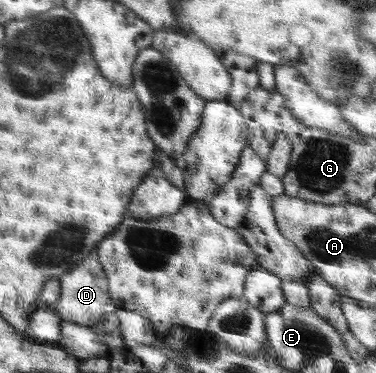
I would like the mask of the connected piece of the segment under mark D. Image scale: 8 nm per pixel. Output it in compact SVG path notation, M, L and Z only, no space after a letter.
M95 255L83 259L77 267L61 276L59 282L60 298L54 309L61 320L92 327L103 323L109 315L115 315L120 310L110 296L110 280L106 276L106 270Z

